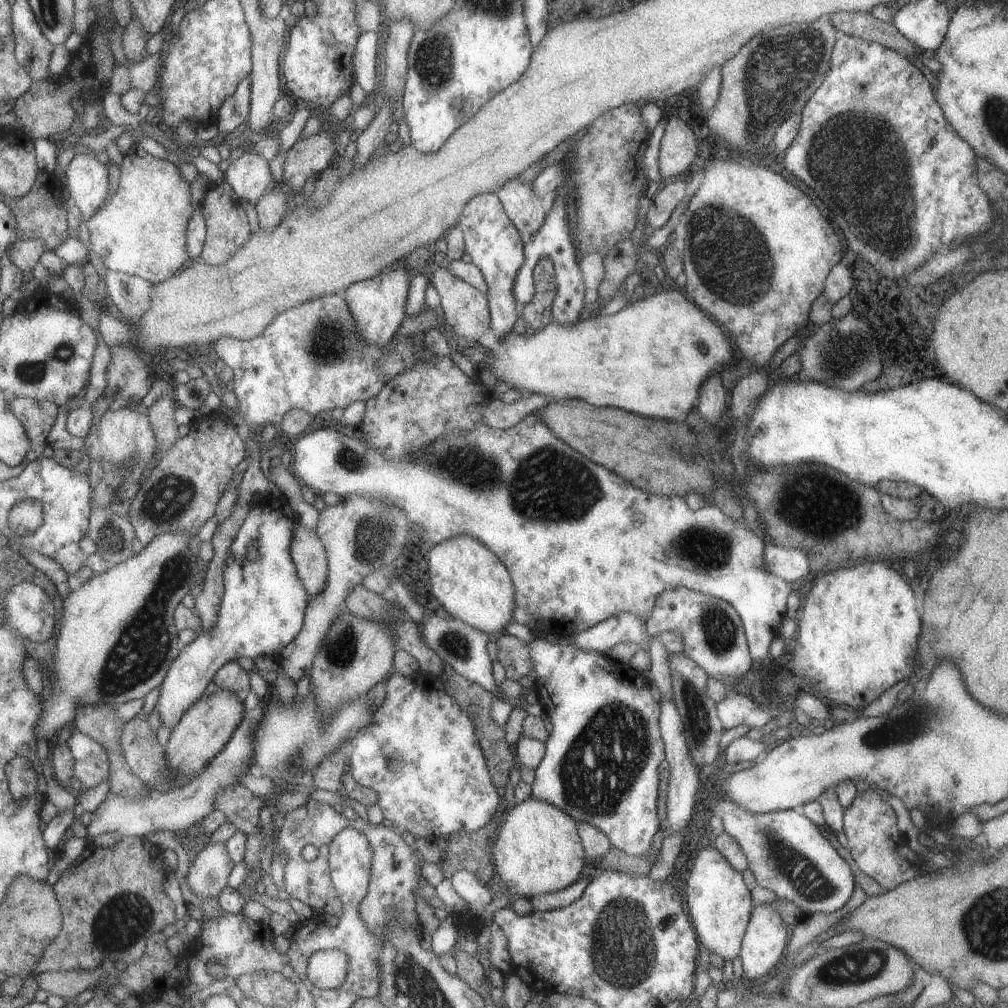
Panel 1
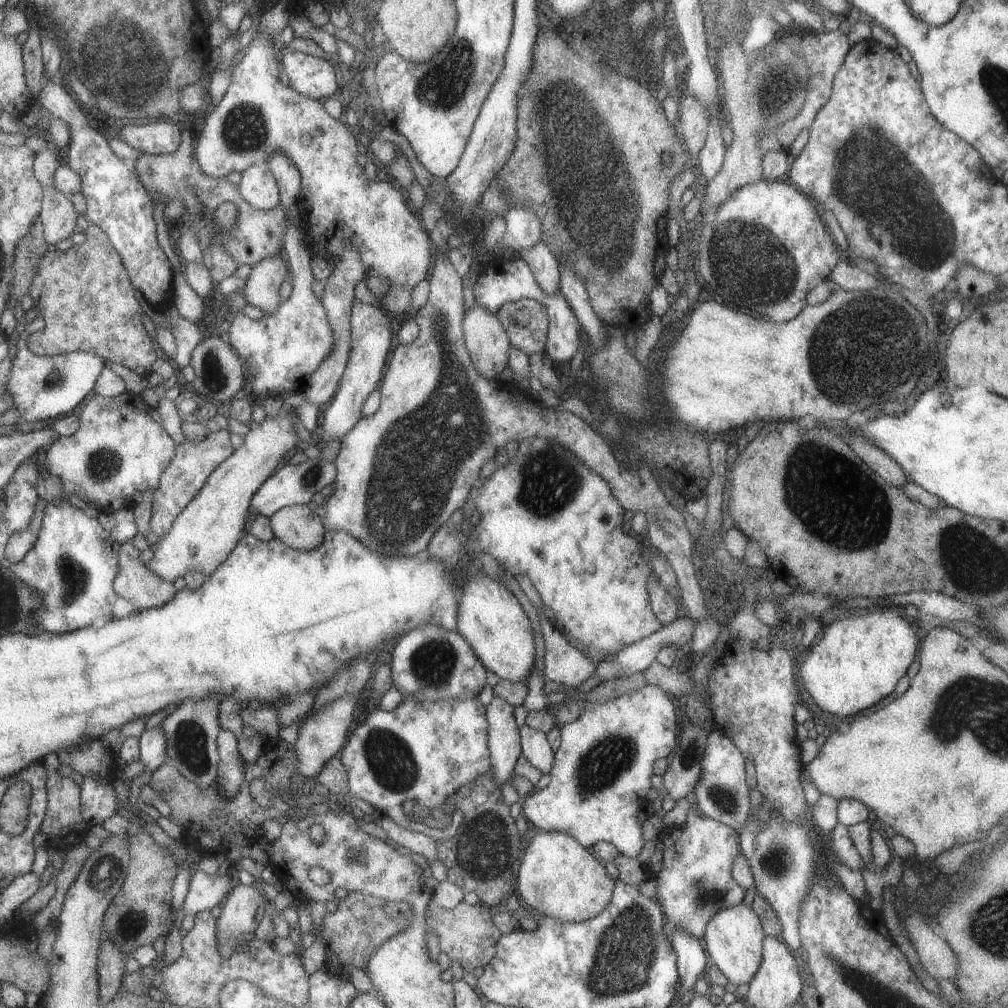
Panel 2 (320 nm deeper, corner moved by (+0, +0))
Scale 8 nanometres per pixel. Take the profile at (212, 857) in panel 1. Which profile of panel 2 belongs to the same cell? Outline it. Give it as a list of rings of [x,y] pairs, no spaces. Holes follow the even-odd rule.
[[[201,870],[195,871],[191,875],[189,889],[183,900],[183,913],[195,915],[197,912],[210,911],[213,907],[220,906],[230,892],[234,880],[231,873],[217,876],[205,874]]]

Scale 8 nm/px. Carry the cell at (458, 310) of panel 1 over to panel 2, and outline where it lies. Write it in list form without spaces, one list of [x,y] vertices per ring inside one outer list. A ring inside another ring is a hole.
[[[474,303],[461,320],[463,340],[473,367],[488,380],[497,380],[507,363],[509,340],[497,316]]]

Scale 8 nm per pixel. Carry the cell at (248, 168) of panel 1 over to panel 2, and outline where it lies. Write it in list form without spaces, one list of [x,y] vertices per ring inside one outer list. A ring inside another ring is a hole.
[[[251,164],[241,172],[237,190],[241,198],[255,209],[268,210],[280,205],[275,178],[262,164]]]

